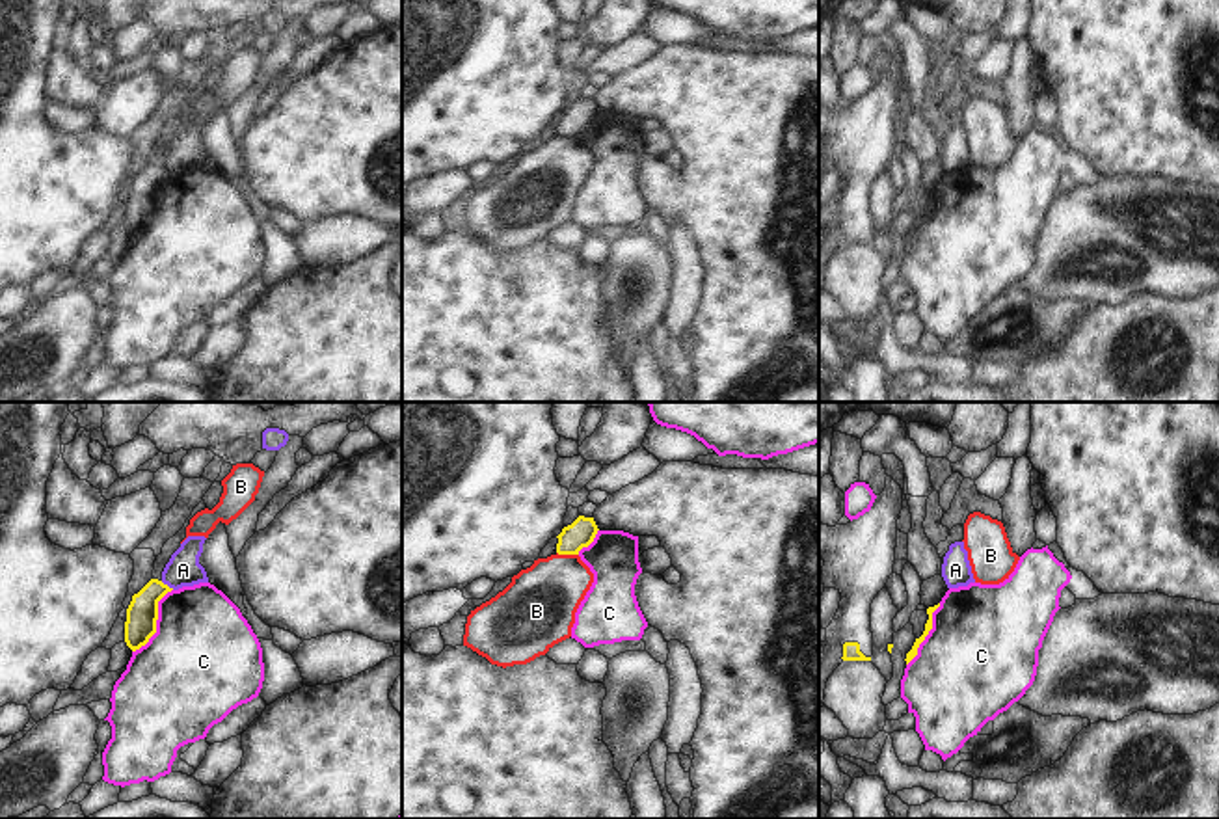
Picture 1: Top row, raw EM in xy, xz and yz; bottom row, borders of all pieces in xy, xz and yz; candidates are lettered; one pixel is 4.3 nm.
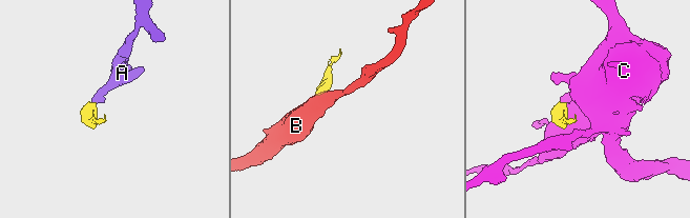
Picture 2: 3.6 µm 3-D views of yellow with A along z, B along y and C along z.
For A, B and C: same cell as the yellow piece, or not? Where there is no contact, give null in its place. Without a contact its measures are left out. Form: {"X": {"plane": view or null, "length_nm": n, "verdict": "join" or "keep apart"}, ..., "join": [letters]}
{"A": {"plane": "xy", "length_nm": 70, "verdict": "keep apart"}, "B": {"plane": "xz", "length_nm": 100, "verdict": "keep apart"}, "C": {"plane": "xy", "length_nm": 320, "verdict": "keep apart"}, "join": []}

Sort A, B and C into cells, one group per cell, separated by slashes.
A / B / C

